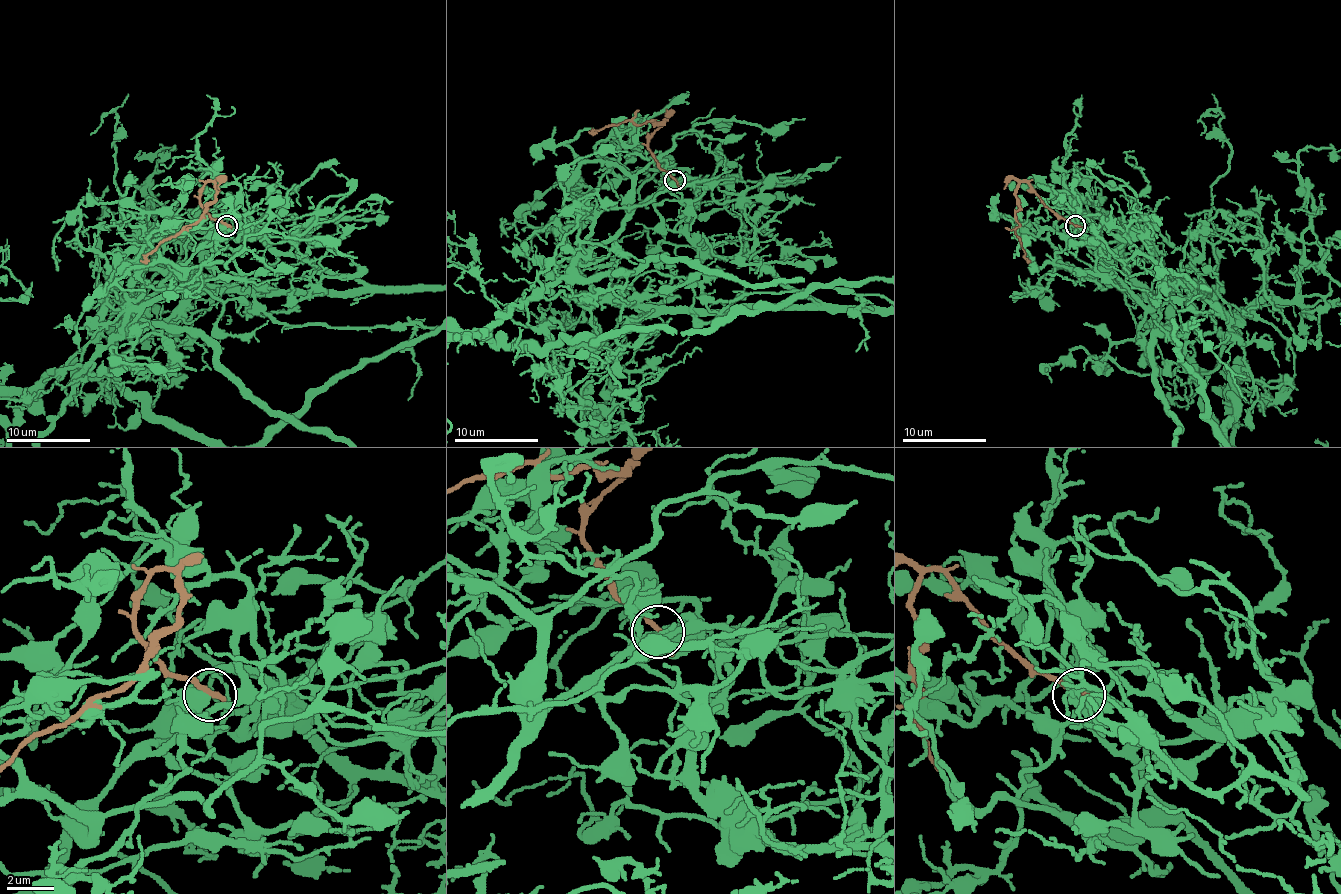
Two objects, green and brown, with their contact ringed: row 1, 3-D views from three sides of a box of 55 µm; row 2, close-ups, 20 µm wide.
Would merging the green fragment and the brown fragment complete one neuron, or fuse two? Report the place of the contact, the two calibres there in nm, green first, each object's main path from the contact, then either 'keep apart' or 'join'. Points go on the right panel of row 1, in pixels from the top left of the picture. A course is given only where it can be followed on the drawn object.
at (1075, 225); 480 nm thick on the green side, 280 nm on the other; brown runs (1075, 225), (1057, 217), (1034, 189), (1021, 181), (1015, 198), (1015, 214), (1019, 223), (1015, 233), (1025, 260); keep apart

